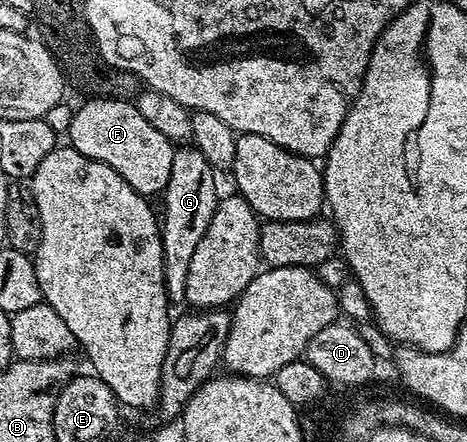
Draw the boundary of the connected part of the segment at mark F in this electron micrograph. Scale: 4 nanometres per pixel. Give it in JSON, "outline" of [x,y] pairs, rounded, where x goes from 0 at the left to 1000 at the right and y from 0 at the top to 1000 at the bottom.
{"outline":[[[197,219],[180,231],[178,240],[161,247],[156,278],[139,305],[141,317],[152,317],[146,319],[150,335],[191,360],[242,378],[242,387],[251,387],[251,396],[259,396],[259,405],[268,405],[268,414],[285,423],[285,432],[306,439],[308,446],[323,450],[330,448],[330,437],[332,443],[347,439],[351,423],[362,414],[362,385],[370,378],[370,351],[377,342],[370,321],[353,314],[353,305],[345,305],[336,287],[317,278],[283,231],[253,229],[240,219]]]}

